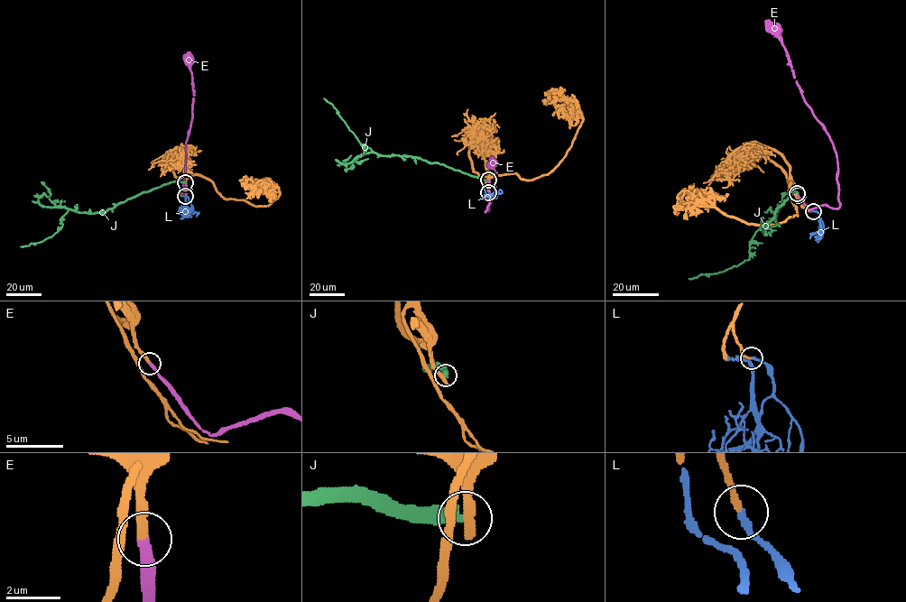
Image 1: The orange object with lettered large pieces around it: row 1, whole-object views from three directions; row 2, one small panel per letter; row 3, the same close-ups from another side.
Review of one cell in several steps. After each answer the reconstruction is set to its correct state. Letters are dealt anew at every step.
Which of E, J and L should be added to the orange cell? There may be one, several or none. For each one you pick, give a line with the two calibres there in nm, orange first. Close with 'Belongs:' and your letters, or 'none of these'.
E: Thickness 320 nm (orange) against 340 nm
L: Thickness 170 nm (orange) against 240 nm
Belongs: E, L

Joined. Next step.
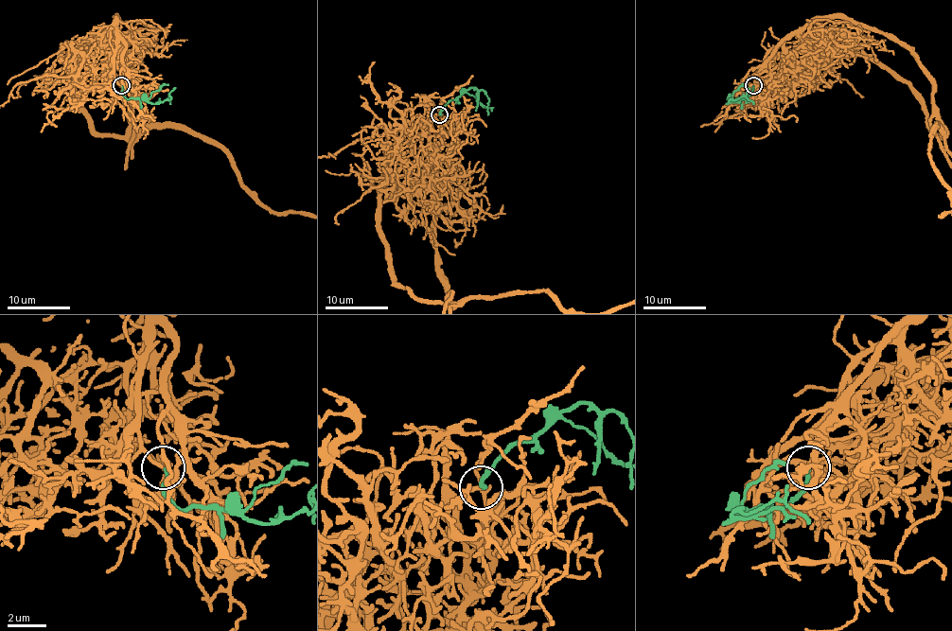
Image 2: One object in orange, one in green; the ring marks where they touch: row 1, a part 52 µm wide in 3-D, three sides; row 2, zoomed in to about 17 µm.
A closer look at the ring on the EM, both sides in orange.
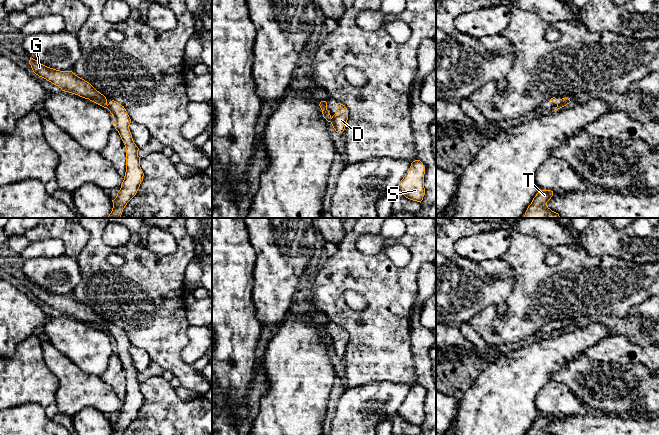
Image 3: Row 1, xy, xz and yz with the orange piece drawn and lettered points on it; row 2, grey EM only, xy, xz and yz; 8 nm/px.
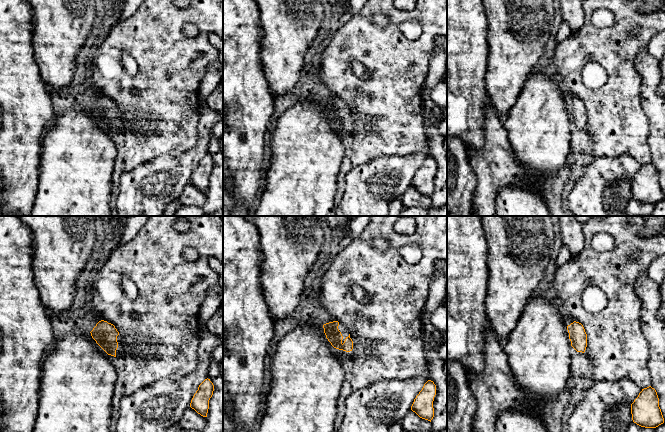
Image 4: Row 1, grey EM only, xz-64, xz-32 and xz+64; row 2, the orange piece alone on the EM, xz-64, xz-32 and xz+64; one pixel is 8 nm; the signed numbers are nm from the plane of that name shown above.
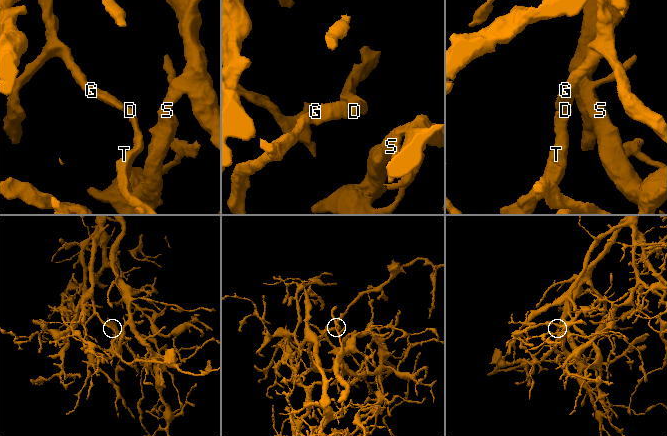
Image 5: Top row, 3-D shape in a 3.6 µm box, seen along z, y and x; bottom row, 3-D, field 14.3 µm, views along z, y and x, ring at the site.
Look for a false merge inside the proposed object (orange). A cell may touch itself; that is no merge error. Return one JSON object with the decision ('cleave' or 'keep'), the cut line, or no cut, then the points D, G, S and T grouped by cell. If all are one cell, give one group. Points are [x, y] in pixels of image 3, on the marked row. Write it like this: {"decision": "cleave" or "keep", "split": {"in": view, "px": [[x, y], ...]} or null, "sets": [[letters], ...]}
{"decision": "keep", "split": null, "sets": [["D", "G", "S", "T"]]}

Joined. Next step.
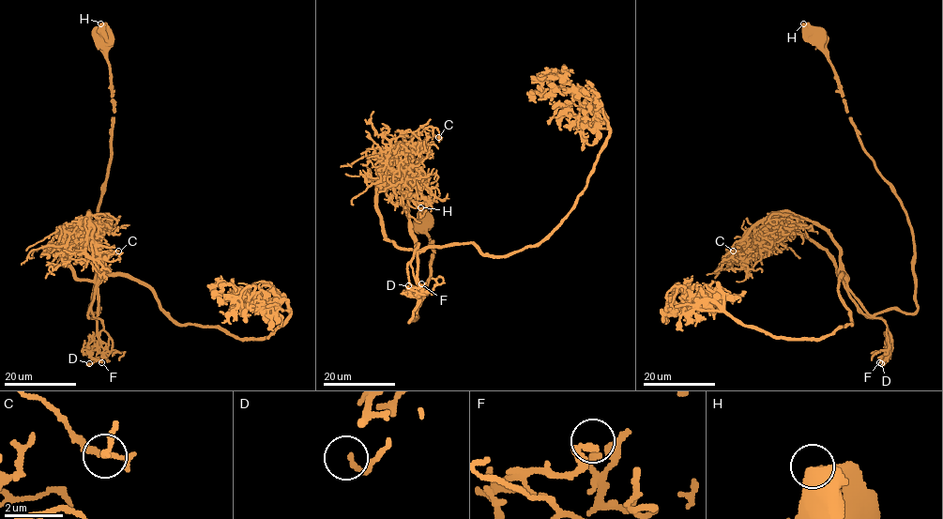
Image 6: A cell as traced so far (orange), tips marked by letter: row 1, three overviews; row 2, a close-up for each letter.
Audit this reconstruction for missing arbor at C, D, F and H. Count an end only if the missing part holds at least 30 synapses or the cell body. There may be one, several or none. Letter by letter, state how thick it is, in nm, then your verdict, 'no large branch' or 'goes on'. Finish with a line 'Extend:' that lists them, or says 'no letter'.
C: 110 nm | no large branch
D: 160 nm | no large branch
F: 220 nm | no large branch
H: 500 nm | no large branch
Extend: no letter

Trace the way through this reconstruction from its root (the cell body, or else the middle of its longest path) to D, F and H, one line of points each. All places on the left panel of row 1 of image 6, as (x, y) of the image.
D: (104, 42), (114, 124), (90, 306), (98, 314), (96, 286), (91, 311), (103, 328), (97, 358), (89, 363)
F: (104, 42), (112, 159), (90, 306), (98, 314), (96, 286), (91, 311), (103, 328), (90, 354), (101, 362)
H: (104, 42), (104, 28), (100, 23)

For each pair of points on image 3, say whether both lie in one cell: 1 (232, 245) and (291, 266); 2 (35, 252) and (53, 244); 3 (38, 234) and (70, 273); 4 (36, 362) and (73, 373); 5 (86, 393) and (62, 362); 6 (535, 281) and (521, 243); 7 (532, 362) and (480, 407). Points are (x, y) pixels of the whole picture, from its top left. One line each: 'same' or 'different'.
1: different
2: same
3: different
4: different
5: same
6: same
7: same

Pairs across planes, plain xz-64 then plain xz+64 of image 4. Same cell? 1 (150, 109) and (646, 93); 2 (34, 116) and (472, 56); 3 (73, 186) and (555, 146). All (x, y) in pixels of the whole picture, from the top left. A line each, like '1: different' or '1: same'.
1: different
2: same
3: same

